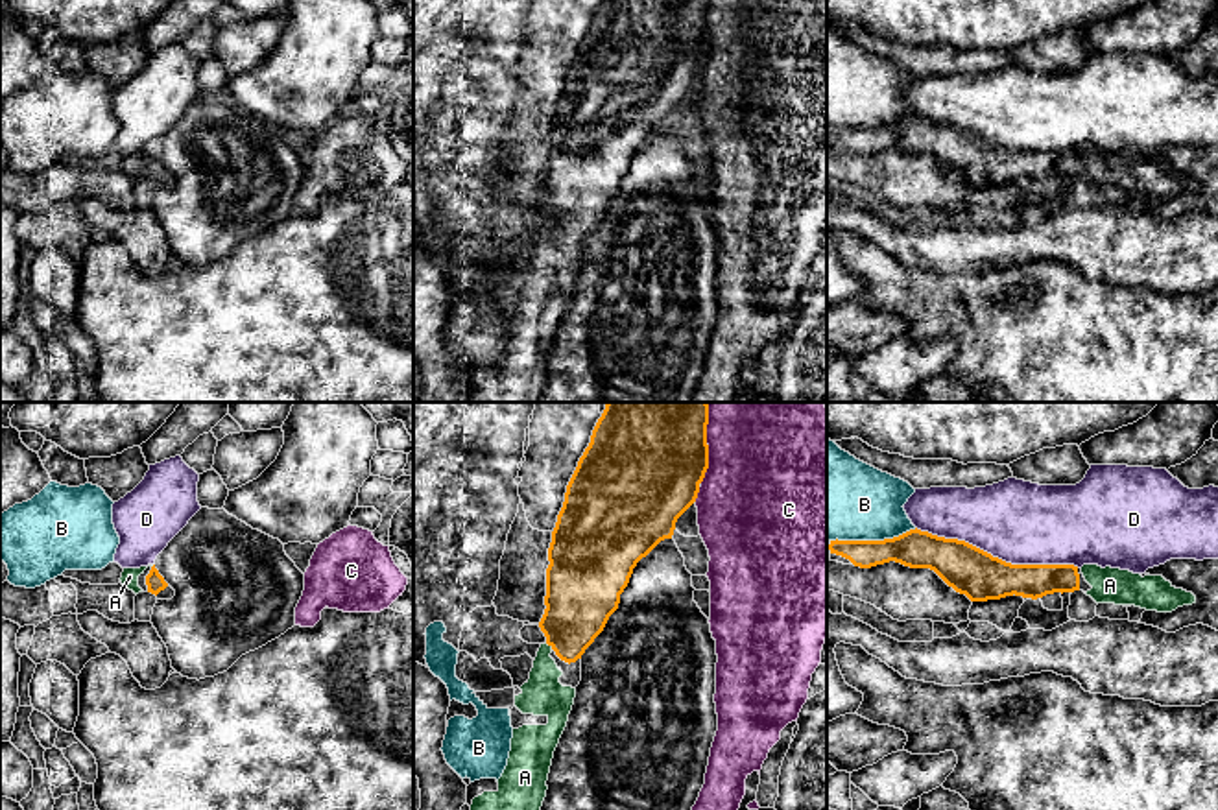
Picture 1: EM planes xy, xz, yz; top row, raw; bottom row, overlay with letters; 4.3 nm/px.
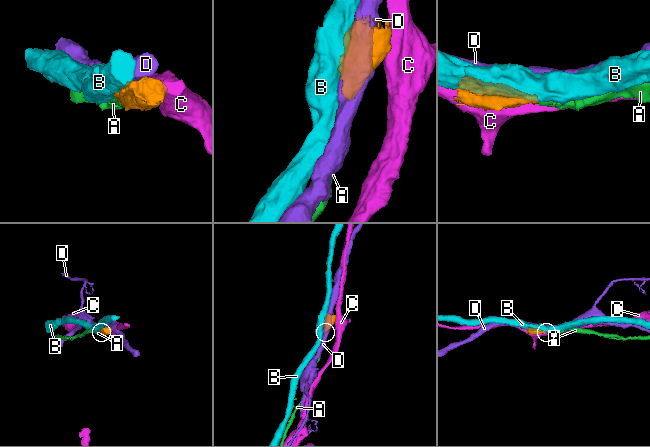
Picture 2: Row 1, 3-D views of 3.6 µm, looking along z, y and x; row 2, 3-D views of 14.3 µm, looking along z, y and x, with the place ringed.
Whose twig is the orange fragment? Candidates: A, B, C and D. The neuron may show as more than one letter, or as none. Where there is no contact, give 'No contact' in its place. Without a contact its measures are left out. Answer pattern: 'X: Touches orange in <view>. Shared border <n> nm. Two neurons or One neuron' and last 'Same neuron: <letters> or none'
A: Touches orange in xz. Shared border 50 nm. One neuron
B: Touches orange in yz. Shared border 380 nm. Two neurons
C: Touches orange in xz. Shared border 300 nm. Two neurons
D: Touches orange in yz. Shared border 750 nm. Two neurons
Same neuron: A

